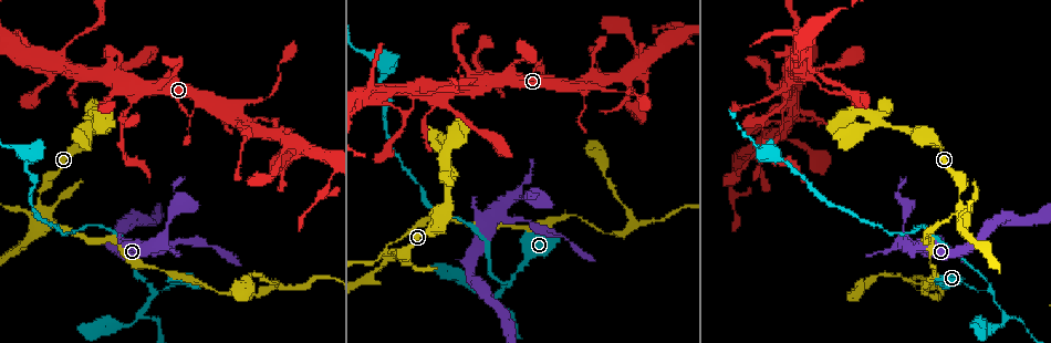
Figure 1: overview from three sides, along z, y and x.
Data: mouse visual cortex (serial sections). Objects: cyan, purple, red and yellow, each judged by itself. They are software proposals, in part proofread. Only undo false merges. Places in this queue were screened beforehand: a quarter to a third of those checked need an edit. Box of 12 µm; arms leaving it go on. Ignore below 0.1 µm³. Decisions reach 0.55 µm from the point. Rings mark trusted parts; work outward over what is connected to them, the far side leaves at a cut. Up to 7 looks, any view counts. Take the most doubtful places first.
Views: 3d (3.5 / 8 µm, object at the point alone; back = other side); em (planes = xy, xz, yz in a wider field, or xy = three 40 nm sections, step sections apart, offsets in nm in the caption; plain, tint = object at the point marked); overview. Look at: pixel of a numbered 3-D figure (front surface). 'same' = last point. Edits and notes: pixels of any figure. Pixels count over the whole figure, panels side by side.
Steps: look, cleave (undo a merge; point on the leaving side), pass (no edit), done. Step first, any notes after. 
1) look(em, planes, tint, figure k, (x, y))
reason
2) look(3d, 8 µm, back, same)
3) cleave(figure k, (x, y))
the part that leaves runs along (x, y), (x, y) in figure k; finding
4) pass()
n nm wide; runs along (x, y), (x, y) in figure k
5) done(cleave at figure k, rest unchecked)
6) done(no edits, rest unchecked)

look(3d, 8 µm, back, figure 1, (510, 285))
branch point

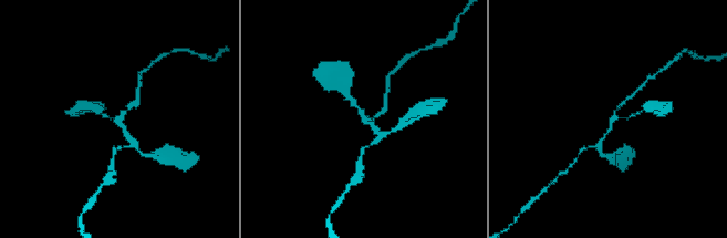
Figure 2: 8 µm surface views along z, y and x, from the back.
look(3d, 3.5 µm, figure 2, (615, 120))

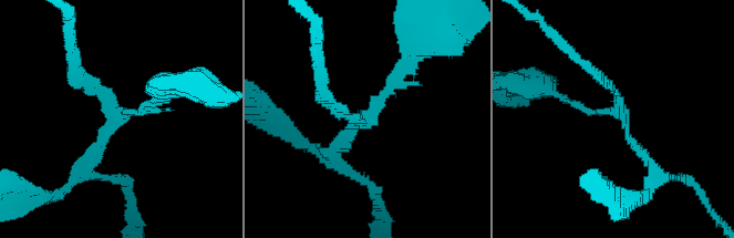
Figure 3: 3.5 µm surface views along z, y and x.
look(em, xy, step 2, tint, figure 3, (115, 112))
3 arms; arms of 100, 100, 150 nm

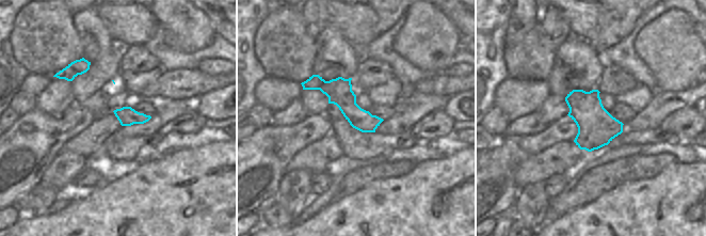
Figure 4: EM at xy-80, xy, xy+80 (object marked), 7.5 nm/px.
pass()
runs along (157, 99), (116, 113), (72, 69) in figure 3; one cell here

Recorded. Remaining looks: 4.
look(3d, 8 µm, figure 1, (957, 209))
four or more arms meet

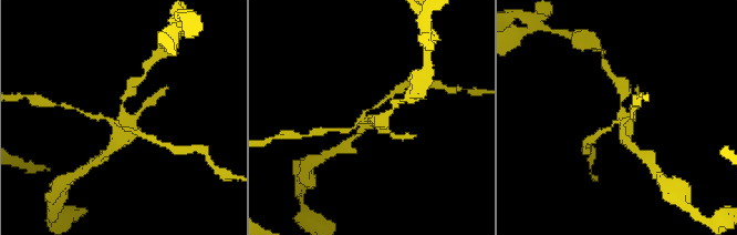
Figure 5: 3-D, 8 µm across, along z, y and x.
look(3d, 3.5 µm, figure 5, (124, 118))

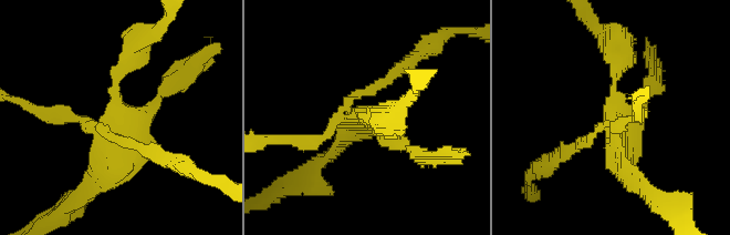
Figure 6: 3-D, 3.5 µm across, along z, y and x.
cleave(figure 6, (64, 110))
the part that leaves runs along (350, 106), (431, 44) in figure 6; a second cell is stuck on

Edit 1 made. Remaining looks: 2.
done(cleave at figure 6, rest unchecked)

